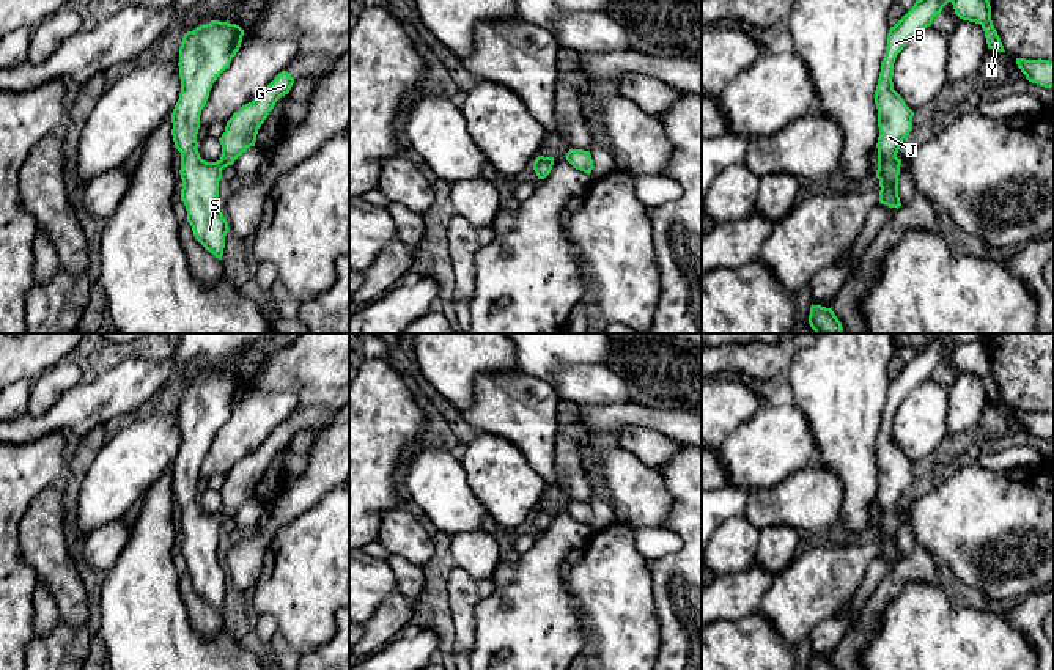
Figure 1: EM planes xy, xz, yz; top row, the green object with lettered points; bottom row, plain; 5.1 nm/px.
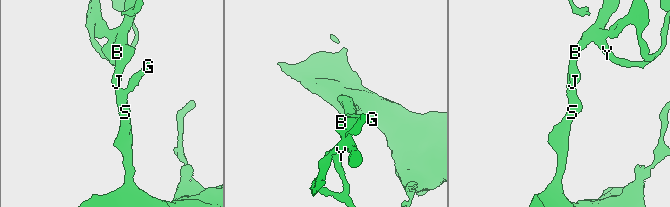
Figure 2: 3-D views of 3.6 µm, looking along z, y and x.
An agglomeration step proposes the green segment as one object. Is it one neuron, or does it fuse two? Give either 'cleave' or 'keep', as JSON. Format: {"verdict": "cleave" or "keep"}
{"verdict": "keep"}

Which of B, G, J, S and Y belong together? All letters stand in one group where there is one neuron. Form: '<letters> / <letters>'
B G J S Y

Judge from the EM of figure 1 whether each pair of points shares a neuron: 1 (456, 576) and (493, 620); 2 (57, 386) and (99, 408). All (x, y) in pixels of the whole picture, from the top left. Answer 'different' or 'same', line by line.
1: different
2: different

